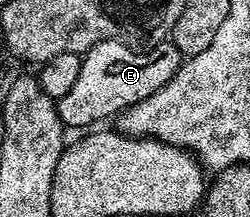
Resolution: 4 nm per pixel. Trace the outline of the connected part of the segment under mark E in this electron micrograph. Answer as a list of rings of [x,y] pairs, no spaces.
[[[116,41],[98,43],[82,55],[80,77],[76,77],[76,82],[64,98],[57,100],[58,116],[67,128],[89,128],[101,124],[98,123],[101,119],[109,115],[117,117],[127,107],[152,97],[152,93],[166,86],[183,62],[184,56],[176,49],[173,41],[163,41],[145,49],[135,49]]]

